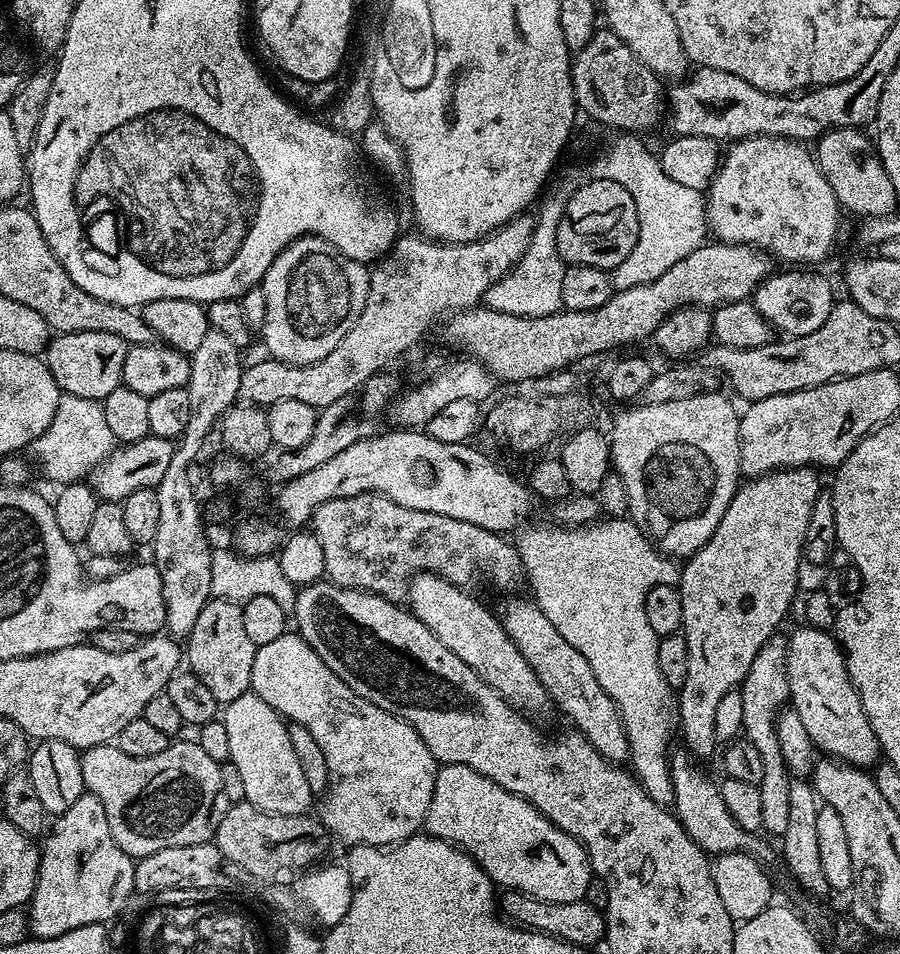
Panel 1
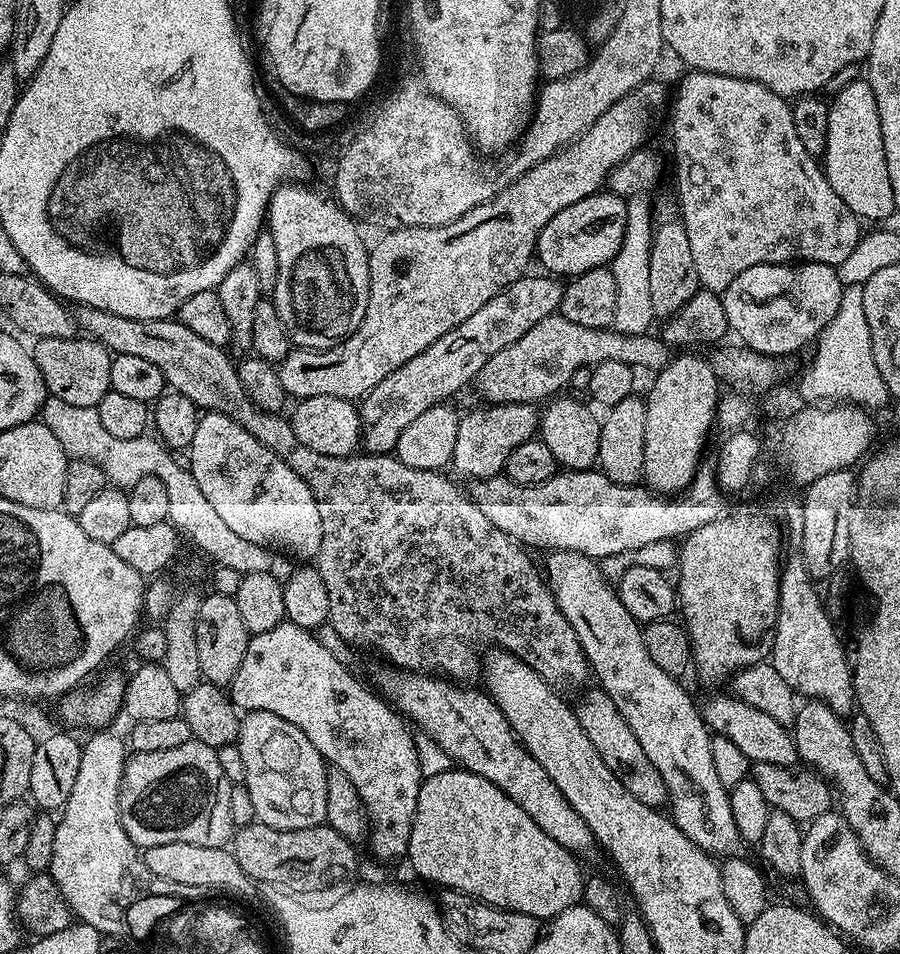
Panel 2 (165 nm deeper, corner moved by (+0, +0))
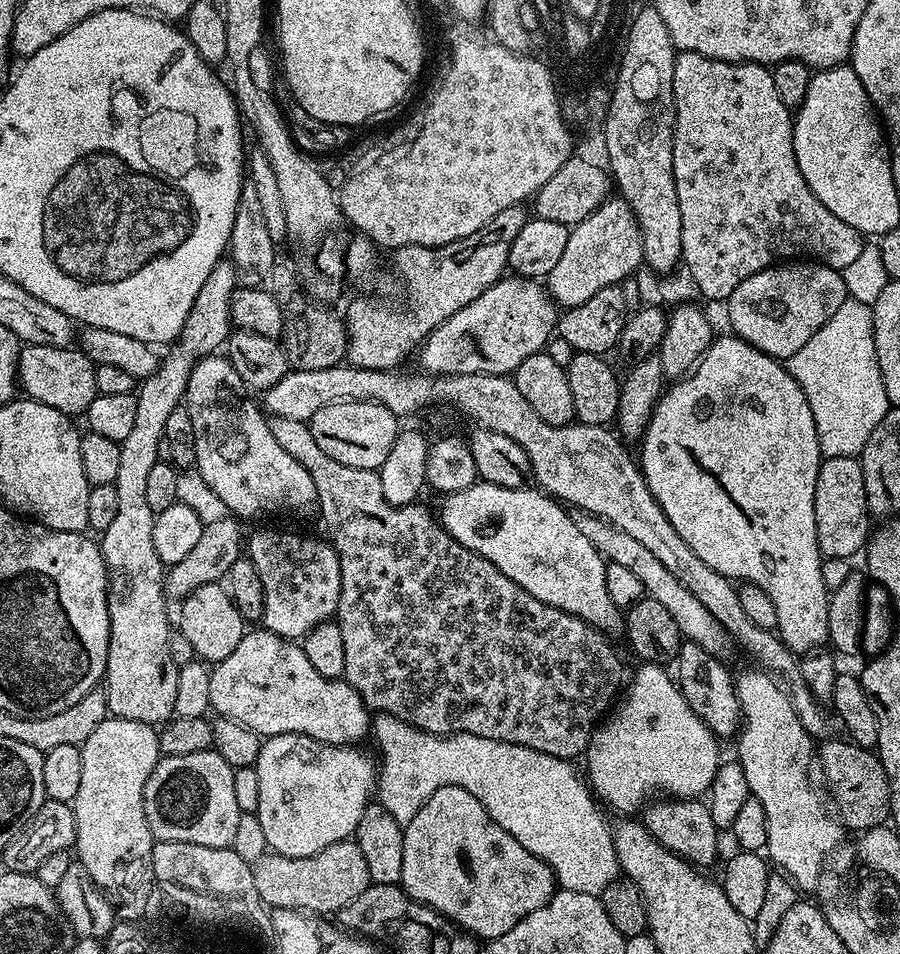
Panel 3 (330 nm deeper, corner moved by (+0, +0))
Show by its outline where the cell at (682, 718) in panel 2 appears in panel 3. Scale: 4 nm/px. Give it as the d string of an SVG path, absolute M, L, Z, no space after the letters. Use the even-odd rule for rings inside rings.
M477 482L472 484L466 490L458 490L457 492L449 492L443 497L444 505L438 511L438 519L440 524L449 532L450 535L462 546L466 546L466 550L470 550L474 554L478 554L482 558L486 558L494 566L498 566L498 570L502 570L502 574L506 574L506 578L510 578L518 586L522 586L522 590L526 590L530 594L534 594L534 598L538 598L538 602L554 606L563 612L569 612L571 616L580 616L590 626L594 626L603 633L609 631L608 628L619 629L622 624L622 610L618 606L614 606L614 602L610 602L610 593L606 590L606 570L608 564L603 556L598 554L598 550L594 550L594 546L583 536L582 530L578 530L573 513L569 511L563 503L557 502L547 492L536 486L527 488L507 488L506 486L494 486L493 484L485 484Z

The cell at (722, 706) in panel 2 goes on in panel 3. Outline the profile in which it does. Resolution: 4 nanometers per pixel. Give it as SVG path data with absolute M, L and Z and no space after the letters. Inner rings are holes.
M681 643L680 653L674 661L674 679L680 685L688 705L702 722L706 722L708 729L717 738L724 736L735 737L738 732L738 721L740 720L740 703L736 697L736 685L733 673L728 673L725 661L719 656L711 656L702 646L697 644Z

